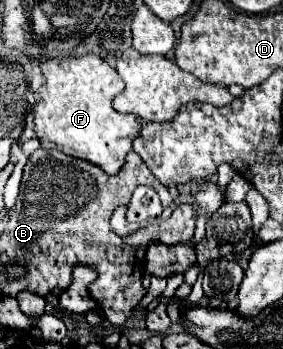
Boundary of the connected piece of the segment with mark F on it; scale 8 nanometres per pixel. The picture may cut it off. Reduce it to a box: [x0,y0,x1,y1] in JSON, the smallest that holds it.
[33,56,143,176]

